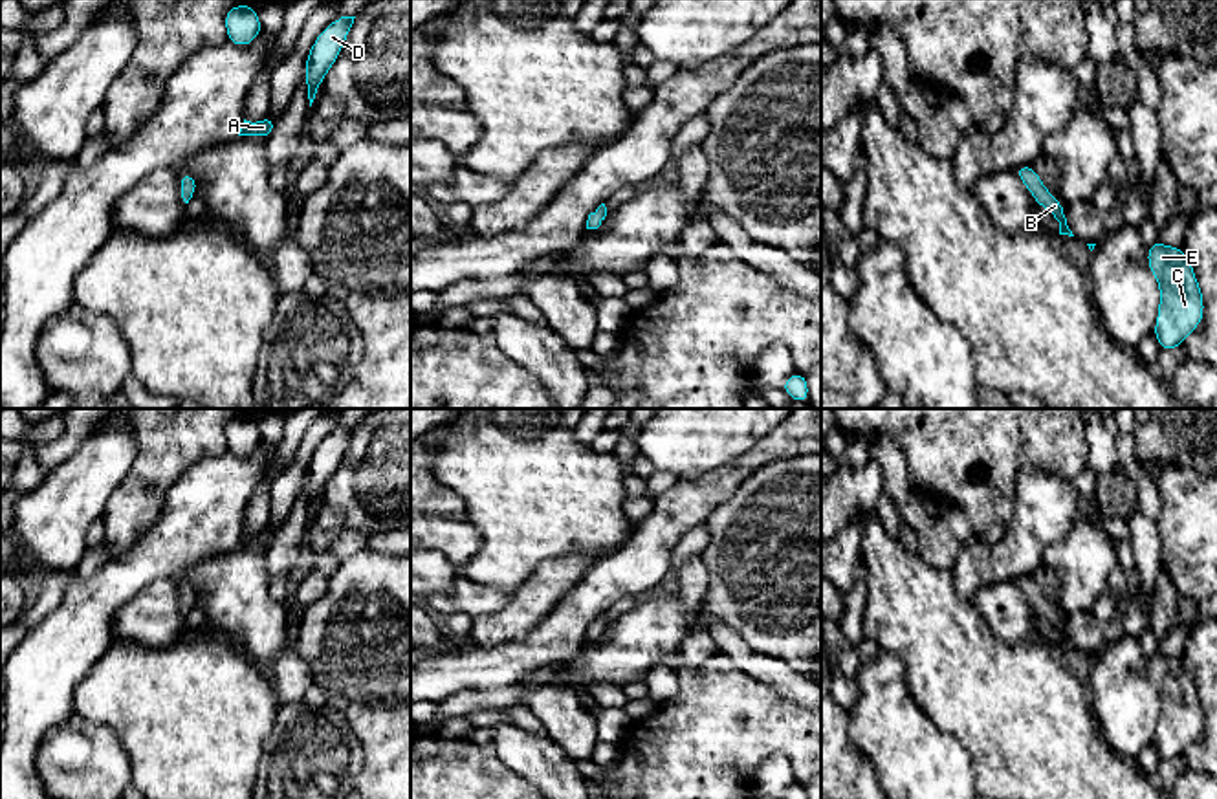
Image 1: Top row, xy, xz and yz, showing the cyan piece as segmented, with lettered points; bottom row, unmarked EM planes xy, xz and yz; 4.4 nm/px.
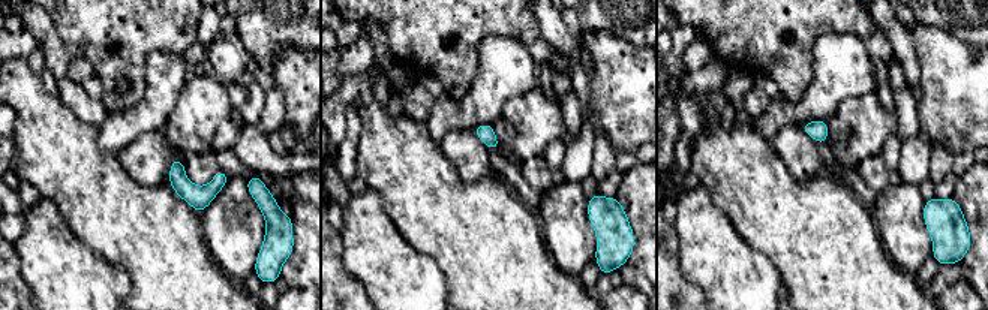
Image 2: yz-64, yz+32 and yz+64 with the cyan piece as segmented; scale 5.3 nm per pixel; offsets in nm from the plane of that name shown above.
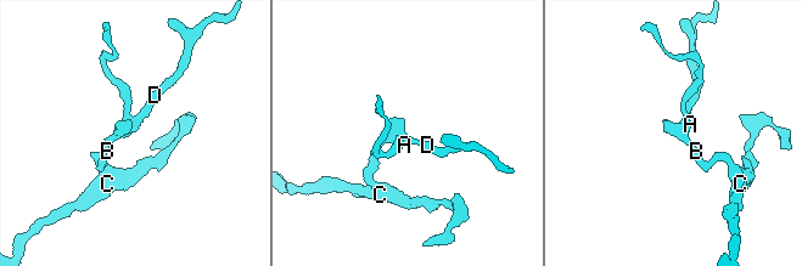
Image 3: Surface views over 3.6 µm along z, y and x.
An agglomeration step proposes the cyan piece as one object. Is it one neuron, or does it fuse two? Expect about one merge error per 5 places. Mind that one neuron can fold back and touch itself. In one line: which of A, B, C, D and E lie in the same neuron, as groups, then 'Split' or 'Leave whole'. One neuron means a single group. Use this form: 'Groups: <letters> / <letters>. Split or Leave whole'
Groups: A B C D E. Leave whole

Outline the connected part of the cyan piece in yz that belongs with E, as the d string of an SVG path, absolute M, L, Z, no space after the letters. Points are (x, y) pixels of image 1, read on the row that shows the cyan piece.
M1157 240L1147 247L1147 264L1160 291L1153 334L1162 350L1173 352L1202 323L1202 291L1182 247L1169 247Z

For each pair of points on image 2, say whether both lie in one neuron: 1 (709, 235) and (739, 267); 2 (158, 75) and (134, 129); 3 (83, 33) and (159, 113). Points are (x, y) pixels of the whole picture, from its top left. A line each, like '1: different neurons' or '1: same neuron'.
1: same neuron
2: same neuron
3: different neurons

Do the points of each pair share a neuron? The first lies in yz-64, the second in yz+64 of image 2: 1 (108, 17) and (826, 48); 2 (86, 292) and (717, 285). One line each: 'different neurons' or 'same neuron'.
1: different neurons
2: same neuron

